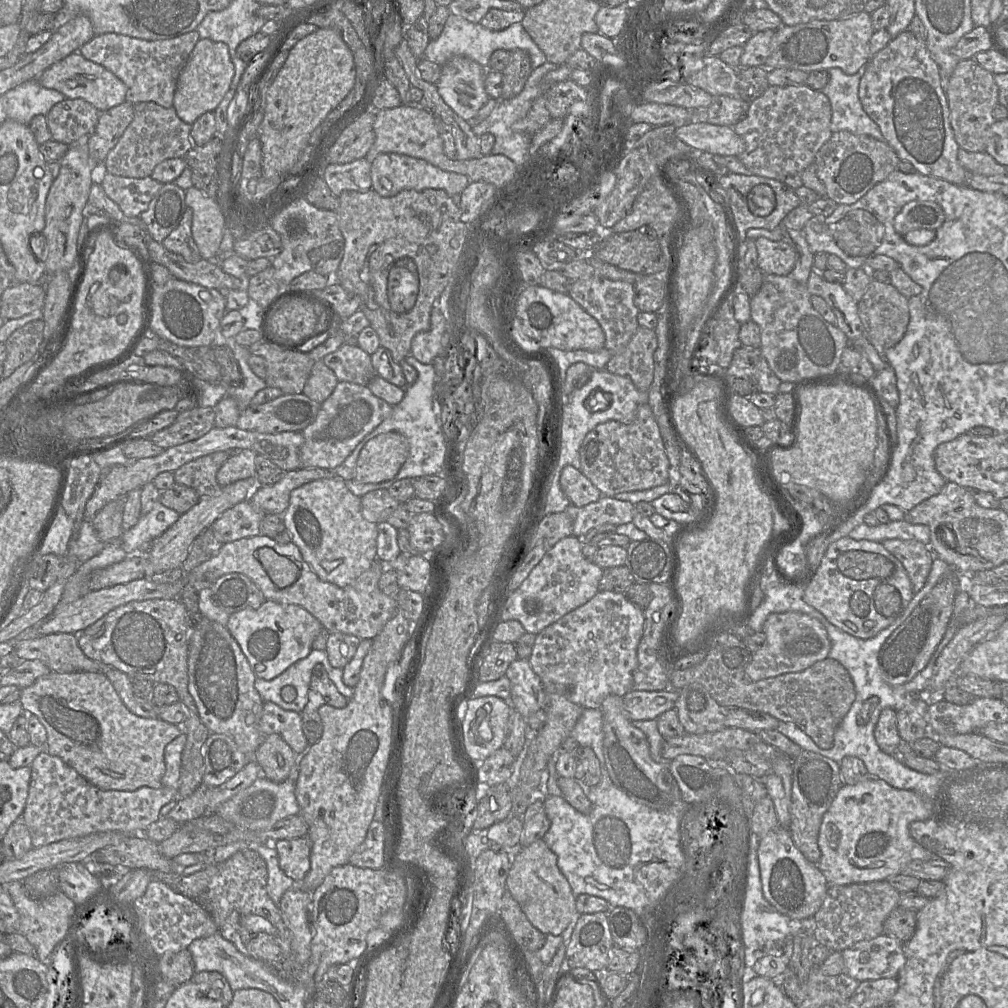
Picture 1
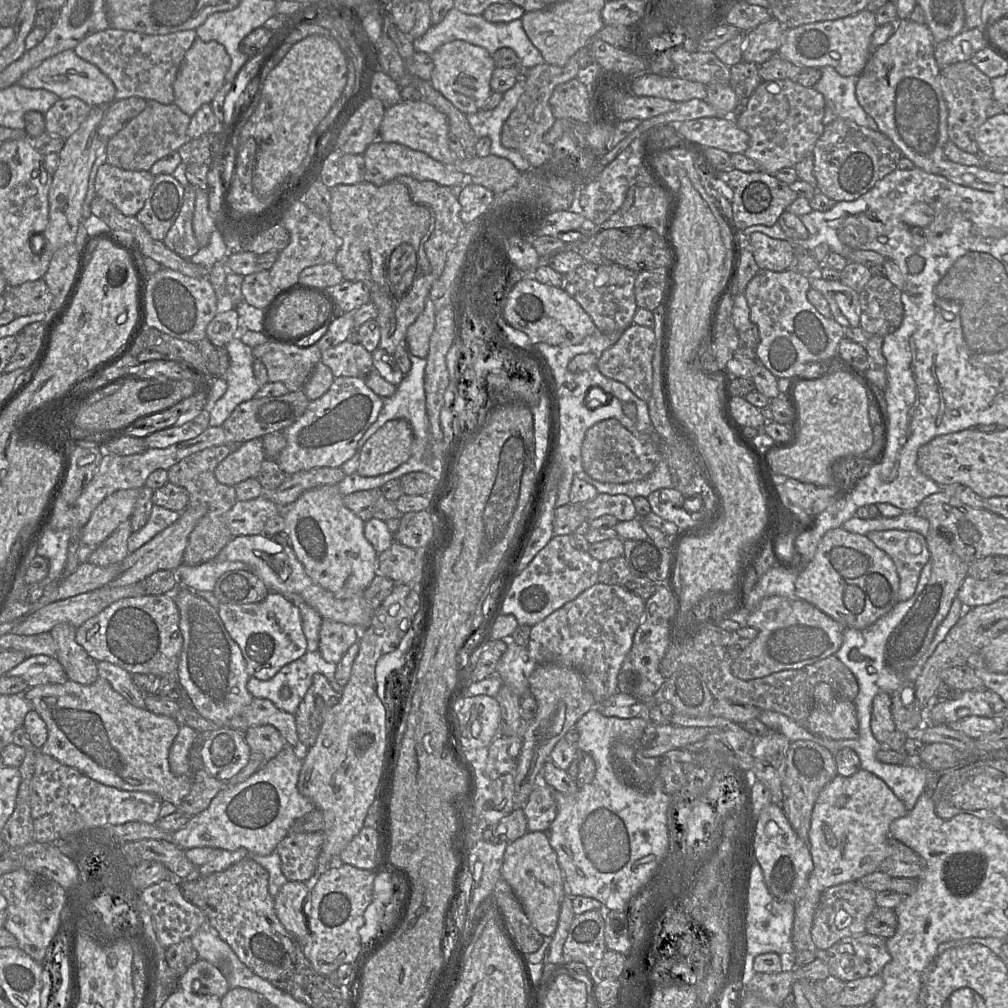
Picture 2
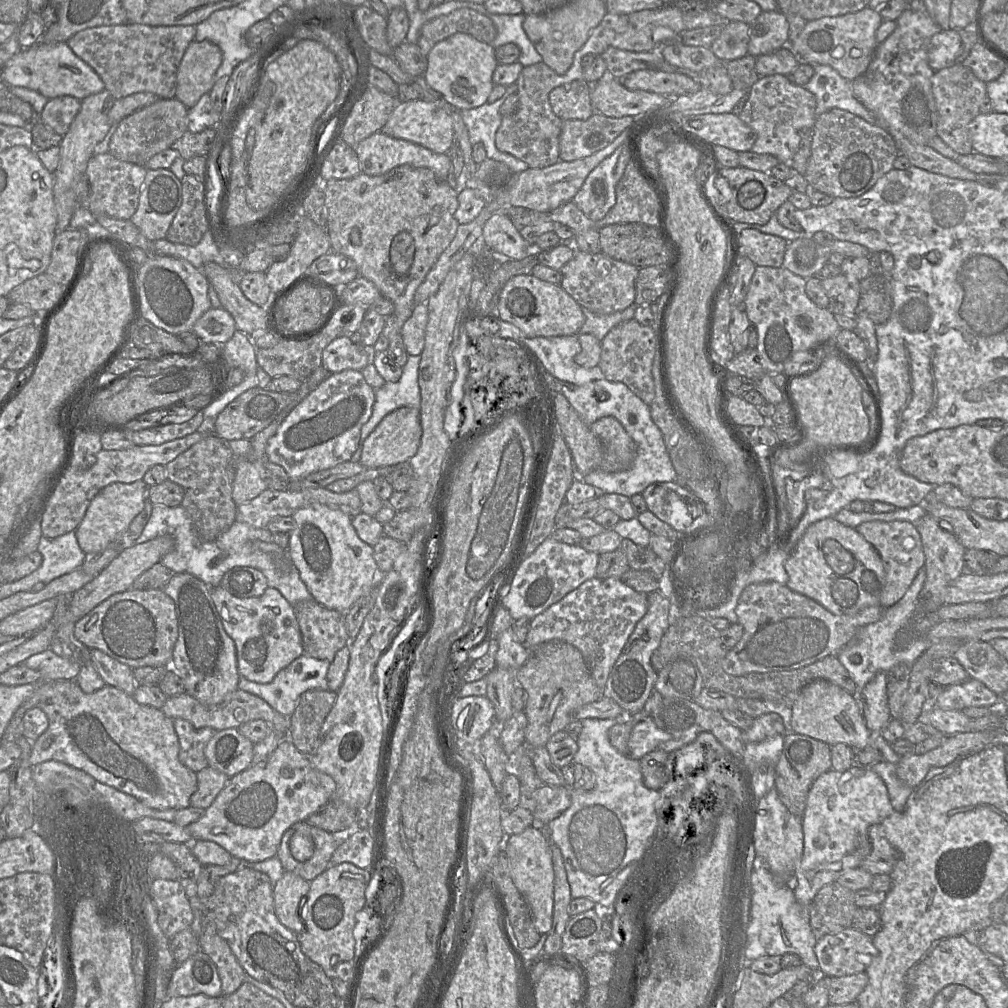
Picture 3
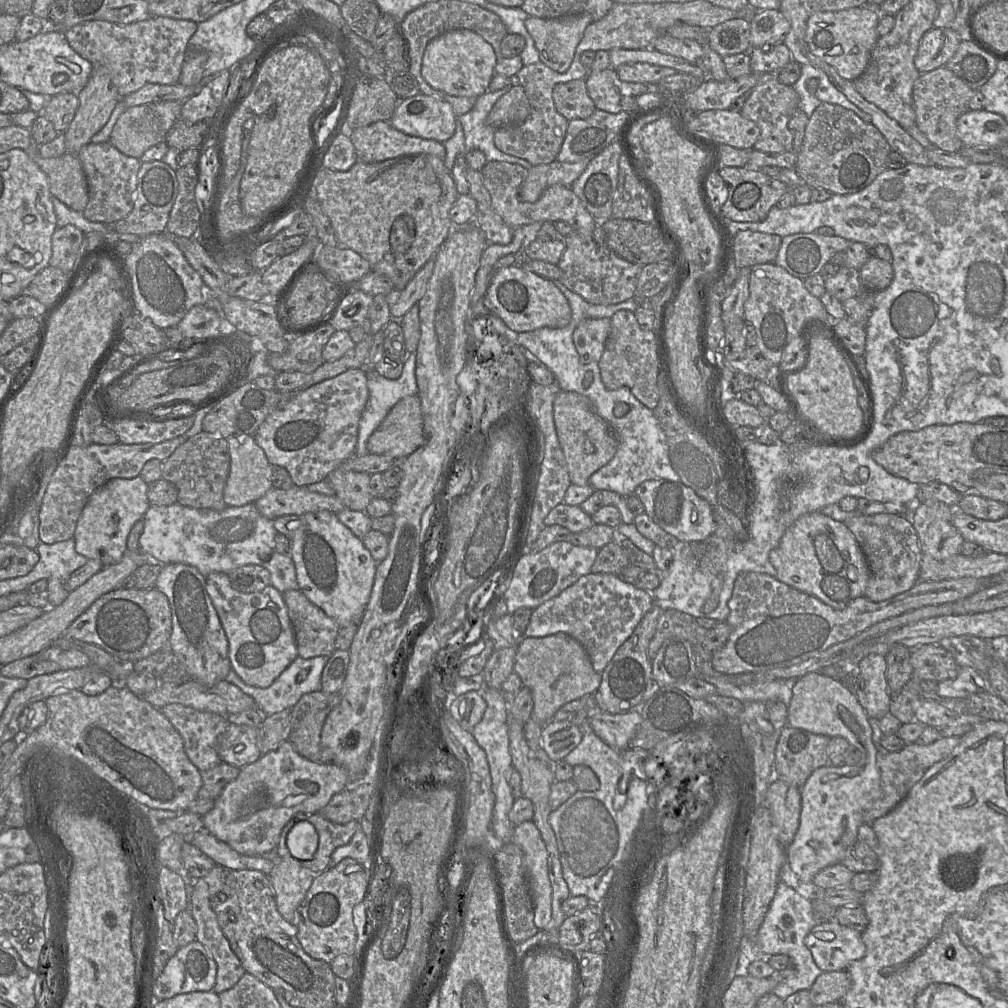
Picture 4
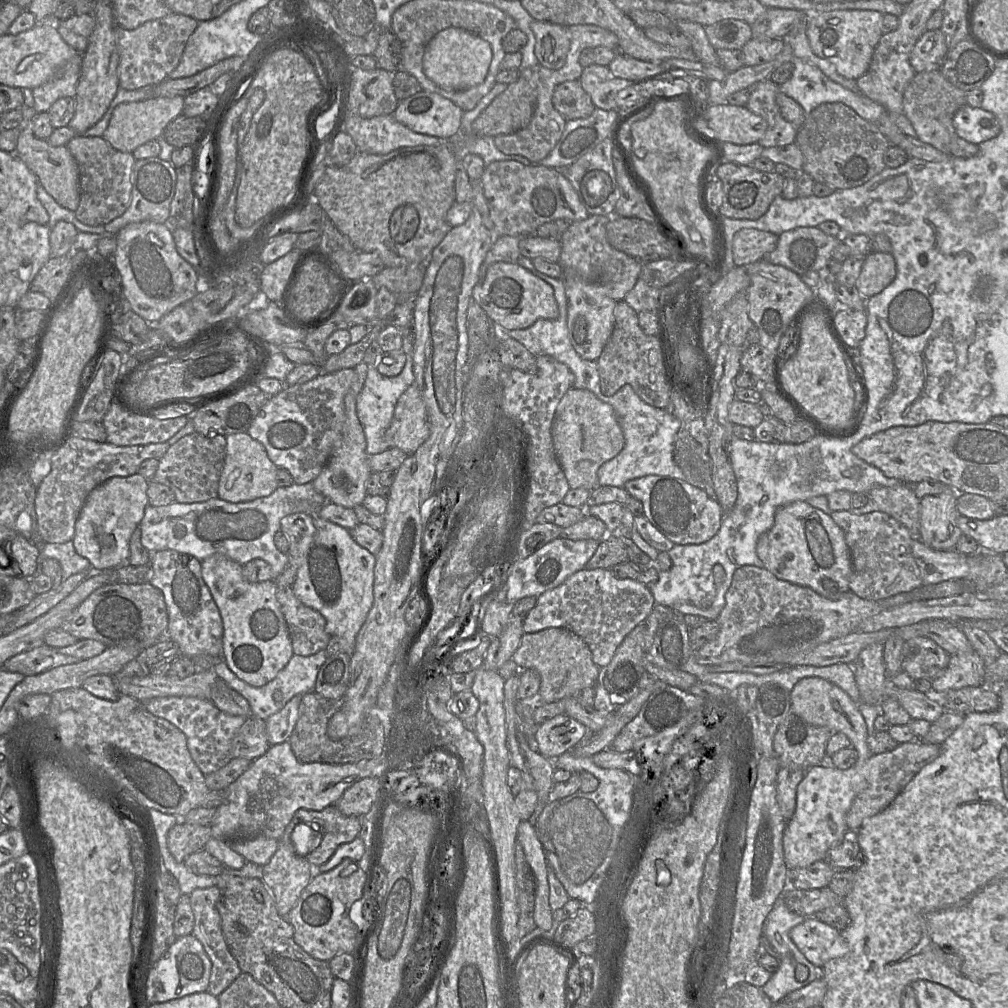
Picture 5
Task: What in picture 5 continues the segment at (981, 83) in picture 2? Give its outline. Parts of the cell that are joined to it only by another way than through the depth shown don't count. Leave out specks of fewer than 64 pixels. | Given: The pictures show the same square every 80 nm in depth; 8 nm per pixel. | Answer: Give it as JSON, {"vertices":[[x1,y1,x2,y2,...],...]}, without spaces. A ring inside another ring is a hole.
{"vertices":[[940,69,916,73,903,95,903,114,911,122,916,138,943,153,949,153,950,141,953,136,957,136,953,127,953,116,959,108,967,104,966,93,949,82]]}

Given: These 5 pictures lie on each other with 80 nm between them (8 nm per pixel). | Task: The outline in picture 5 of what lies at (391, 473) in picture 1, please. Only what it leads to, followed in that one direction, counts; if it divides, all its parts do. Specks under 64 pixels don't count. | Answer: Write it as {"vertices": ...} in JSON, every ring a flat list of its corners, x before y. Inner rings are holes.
{"vertices":[[414,382,399,397,390,426,384,433,389,448,399,448,413,454,430,435,422,393]]}

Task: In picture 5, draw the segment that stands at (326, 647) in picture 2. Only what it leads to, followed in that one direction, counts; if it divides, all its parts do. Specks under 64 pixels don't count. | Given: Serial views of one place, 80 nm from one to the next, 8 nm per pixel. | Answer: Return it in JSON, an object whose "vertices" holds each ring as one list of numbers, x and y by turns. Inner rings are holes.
{"vertices":[[291,586,278,587,276,598,289,630,293,653,310,656,325,650,331,638,325,631,325,618,304,605,295,596]]}

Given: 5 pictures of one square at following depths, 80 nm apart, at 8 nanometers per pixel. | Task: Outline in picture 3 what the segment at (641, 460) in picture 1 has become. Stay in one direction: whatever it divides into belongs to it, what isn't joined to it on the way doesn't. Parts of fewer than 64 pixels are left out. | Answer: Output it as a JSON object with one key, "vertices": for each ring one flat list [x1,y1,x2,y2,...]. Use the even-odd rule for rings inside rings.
{"vertices":[[605,416,589,427,602,445,598,469,607,473,628,469,636,456,636,444,620,422,612,416]]}

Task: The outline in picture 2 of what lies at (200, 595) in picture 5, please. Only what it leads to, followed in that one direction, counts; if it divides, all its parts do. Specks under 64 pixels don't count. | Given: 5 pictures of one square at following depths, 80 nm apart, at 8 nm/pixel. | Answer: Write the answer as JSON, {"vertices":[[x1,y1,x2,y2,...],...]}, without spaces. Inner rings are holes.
{"vertices":[[178,586,172,597,179,609,179,627,183,637,177,678,198,713,224,726,254,698,247,689,250,675,241,649,227,632,217,610,195,591]]}

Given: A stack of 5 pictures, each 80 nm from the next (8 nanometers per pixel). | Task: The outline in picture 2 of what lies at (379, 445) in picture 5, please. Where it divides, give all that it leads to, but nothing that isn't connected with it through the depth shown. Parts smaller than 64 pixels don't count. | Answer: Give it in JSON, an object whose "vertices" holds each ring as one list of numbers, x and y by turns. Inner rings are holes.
{"vertices":[[410,353,408,355,408,358,411,362,411,369,409,373,404,376,404,379,397,386,395,393,391,397,382,398,383,407,376,421,365,431,365,433,359,440,355,454,347,462,343,463,340,466,346,476,356,473,360,453,366,441,386,422,395,419,405,419,410,424,414,435,414,441,412,446,412,455,406,462,393,470,393,474,391,473,389,475,389,479,399,479,403,475,411,472,424,472,425,453,429,443,429,420,426,412,426,397,424,390,424,374,427,361,426,359,416,357]]}

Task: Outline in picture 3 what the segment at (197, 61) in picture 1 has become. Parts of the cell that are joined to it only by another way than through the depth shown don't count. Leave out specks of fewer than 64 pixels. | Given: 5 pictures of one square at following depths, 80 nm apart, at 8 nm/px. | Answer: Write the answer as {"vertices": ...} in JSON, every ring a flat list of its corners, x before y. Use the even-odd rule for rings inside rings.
{"vertices":[[193,40,186,48,177,70,175,98,188,109,195,106,202,95,211,91,221,63,219,46,207,40]]}

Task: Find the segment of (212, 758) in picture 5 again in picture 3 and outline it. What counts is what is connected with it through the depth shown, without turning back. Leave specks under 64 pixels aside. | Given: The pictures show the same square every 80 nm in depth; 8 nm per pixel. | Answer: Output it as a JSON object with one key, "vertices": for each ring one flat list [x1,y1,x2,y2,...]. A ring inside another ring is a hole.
{"vertices":[[181,718,173,719,173,723,179,739,180,762,195,773,208,767,204,750,216,730,209,727,196,728]]}

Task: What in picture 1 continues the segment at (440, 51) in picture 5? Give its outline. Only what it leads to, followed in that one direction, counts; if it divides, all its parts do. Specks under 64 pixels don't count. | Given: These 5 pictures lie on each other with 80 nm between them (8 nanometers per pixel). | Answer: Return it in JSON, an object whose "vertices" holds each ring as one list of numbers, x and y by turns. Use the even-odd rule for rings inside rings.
{"vertices":[[455,56,441,66,436,87,445,103,462,119,472,121,490,99,485,91,487,70,477,62]]}

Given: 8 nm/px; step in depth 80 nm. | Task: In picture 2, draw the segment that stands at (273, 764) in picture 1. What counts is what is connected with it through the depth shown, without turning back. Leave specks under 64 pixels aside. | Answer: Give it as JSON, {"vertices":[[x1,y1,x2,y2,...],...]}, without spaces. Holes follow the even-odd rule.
{"vertices":[[259,725,248,728,244,739,251,752,263,754,267,761,273,759,287,745,279,731,271,725]]}

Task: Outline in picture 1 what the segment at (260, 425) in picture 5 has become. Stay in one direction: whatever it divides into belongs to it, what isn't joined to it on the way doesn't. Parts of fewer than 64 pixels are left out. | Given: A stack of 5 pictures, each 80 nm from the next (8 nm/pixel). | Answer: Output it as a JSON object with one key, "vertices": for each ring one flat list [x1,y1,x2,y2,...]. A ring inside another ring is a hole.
{"vertices":[[339,381,332,394,320,404,316,419,301,431,304,443,301,447,302,468,334,470,352,453,357,444,385,419,390,417,393,406,376,397,367,386]]}

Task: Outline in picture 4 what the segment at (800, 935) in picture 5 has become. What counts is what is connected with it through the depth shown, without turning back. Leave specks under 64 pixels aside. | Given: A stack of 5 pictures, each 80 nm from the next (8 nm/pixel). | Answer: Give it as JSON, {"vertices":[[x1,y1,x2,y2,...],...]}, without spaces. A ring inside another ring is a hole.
{"vertices":[[836,920,816,924,804,939,814,962,823,972,846,971,848,966,862,959,866,953,861,933,855,929,842,926]]}

